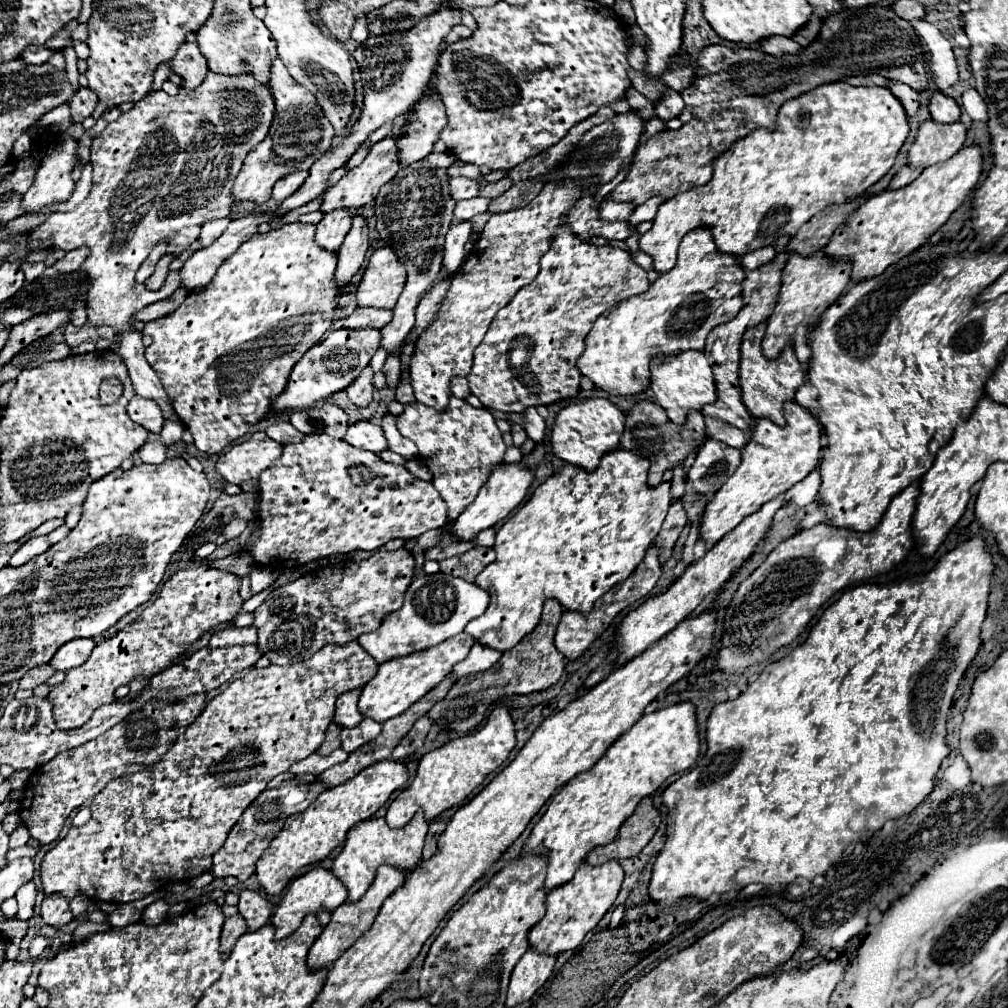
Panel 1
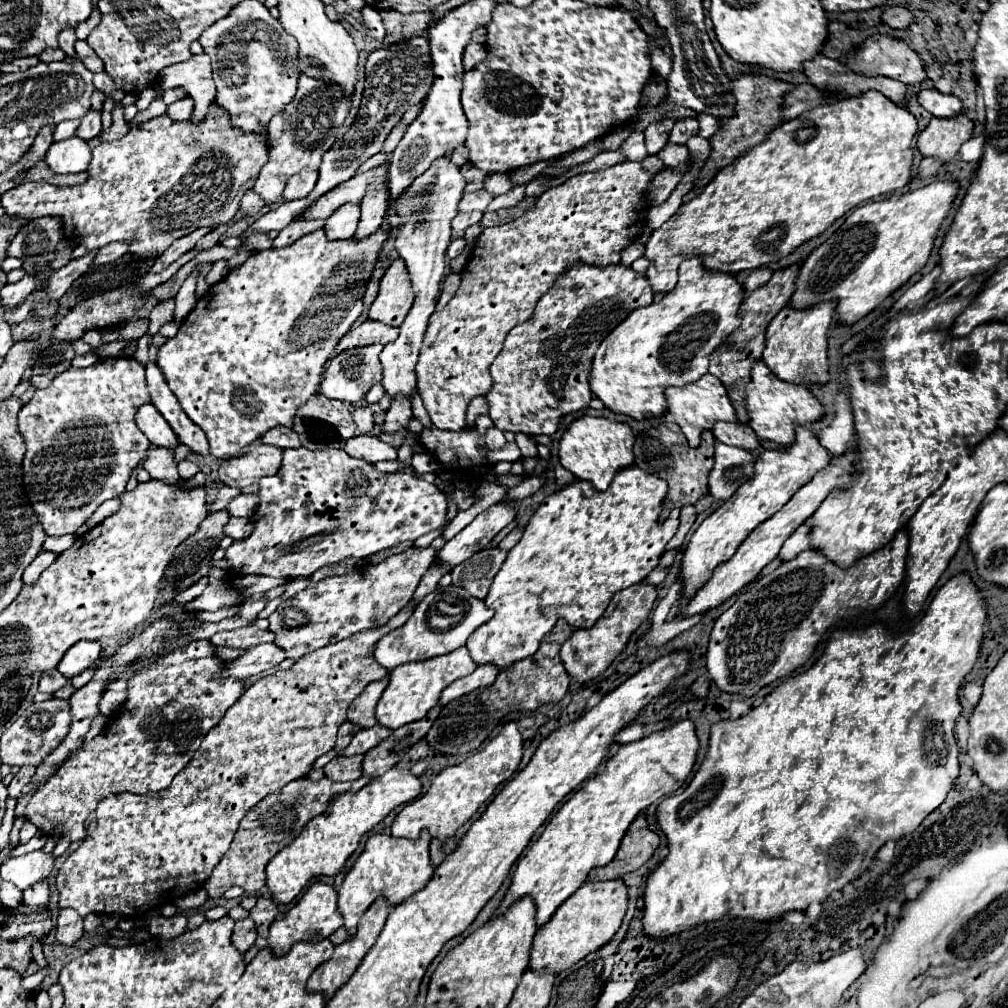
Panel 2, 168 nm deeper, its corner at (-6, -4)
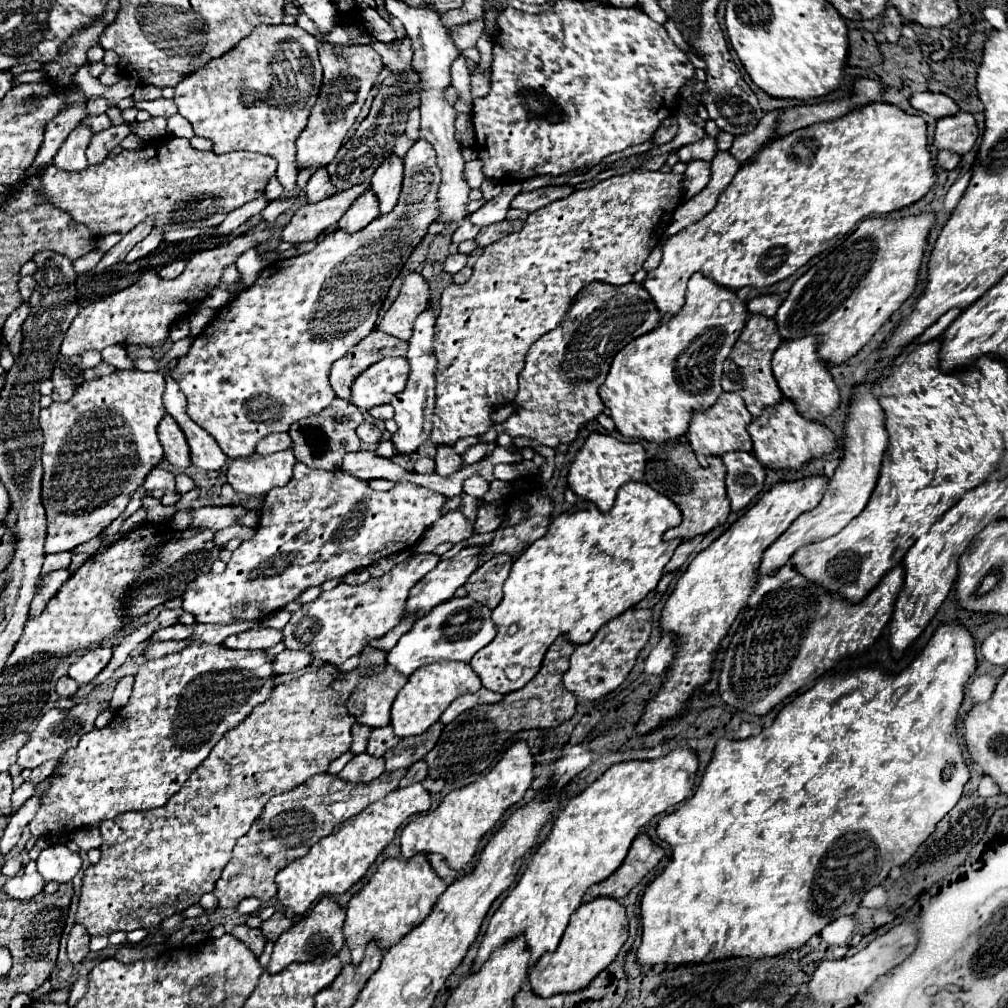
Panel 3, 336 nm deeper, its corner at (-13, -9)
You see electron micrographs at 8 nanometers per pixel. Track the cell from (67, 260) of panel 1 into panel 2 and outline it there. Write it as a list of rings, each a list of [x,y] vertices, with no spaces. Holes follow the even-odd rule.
[[[110,243],[110,245],[104,245],[96,251],[96,257],[92,259],[92,265],[106,265],[106,263],[112,263],[116,261],[118,257],[122,257],[124,253],[128,251],[128,245],[124,243]]]

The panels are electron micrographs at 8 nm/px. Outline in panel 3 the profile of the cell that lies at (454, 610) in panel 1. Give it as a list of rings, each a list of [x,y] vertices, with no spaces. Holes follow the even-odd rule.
[[[469,596],[451,598],[443,602],[443,606],[437,606],[435,612],[427,614],[427,618],[415,622],[413,628],[405,636],[401,636],[397,646],[387,654],[387,664],[405,676],[411,676],[417,668],[439,660],[471,662],[475,652],[487,646],[495,638],[495,634],[497,630],[491,622],[491,610],[487,606],[481,606]]]

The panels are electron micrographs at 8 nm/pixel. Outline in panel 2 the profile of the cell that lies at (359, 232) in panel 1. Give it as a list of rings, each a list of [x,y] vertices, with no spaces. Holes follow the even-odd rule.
[[[388,187],[372,189],[372,193],[366,193],[364,201],[360,203],[362,215],[360,215],[356,235],[354,235],[356,241],[370,237],[382,225],[382,219],[384,219],[386,211],[388,211],[388,197],[390,197]]]

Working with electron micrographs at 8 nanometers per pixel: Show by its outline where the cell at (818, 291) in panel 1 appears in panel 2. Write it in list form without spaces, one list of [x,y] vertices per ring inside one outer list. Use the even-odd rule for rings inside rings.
[[[822,301],[806,309],[796,309],[786,303],[780,313],[770,321],[766,331],[766,349],[762,353],[764,363],[770,371],[788,383],[826,383],[828,361],[826,361],[826,333],[836,315],[836,301]]]

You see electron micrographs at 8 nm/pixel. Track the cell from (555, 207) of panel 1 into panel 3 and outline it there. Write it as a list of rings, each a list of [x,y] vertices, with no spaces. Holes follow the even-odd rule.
[[[635,170],[603,180],[593,188],[577,190],[529,214],[519,232],[507,234],[499,242],[487,246],[473,266],[473,276],[459,290],[451,290],[451,284],[443,290],[435,332],[437,402],[431,432],[431,442],[435,446],[453,446],[459,438],[481,436],[493,426],[489,414],[513,402],[519,390],[517,378],[525,366],[531,344],[563,322],[583,288],[591,282],[623,286],[633,280],[633,274],[641,270],[651,250],[663,238],[673,212],[683,202],[683,186],[679,190],[679,180],[683,182],[683,174]]]

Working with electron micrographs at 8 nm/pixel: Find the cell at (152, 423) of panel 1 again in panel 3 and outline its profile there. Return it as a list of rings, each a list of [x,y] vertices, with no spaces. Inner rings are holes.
[[[167,414],[163,422],[159,424],[159,440],[165,450],[165,458],[177,466],[177,468],[187,468],[191,466],[191,456],[189,456],[189,444],[179,428],[179,424]]]

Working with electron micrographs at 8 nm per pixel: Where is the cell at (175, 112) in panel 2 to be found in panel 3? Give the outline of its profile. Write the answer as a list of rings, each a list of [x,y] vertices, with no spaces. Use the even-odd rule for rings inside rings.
[[[175,114],[175,116],[171,116],[167,120],[167,134],[175,136],[175,138],[187,138],[187,140],[193,138],[191,124],[183,116],[179,116],[179,114]]]

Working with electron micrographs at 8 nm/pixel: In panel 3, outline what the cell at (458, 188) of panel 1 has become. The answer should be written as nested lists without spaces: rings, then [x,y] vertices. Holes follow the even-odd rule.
[[[511,182],[511,184],[505,184],[501,194],[495,196],[493,200],[485,202],[475,214],[467,216],[473,224],[477,226],[491,226],[491,224],[497,224],[501,220],[505,220],[505,214],[511,206],[511,200],[521,192],[521,184],[519,182]]]

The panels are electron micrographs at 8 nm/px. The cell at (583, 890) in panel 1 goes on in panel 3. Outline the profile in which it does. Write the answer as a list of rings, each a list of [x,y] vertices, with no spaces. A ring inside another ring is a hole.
[[[595,898],[591,904],[583,904],[573,916],[555,952],[545,954],[535,968],[529,972],[529,988],[541,998],[555,994],[579,992],[589,986],[589,982],[605,970],[617,956],[619,948],[627,940],[627,916],[621,902],[613,898]]]

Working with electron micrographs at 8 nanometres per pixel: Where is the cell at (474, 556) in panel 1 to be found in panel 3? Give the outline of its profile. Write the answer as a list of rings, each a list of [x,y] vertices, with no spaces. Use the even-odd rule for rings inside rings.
[[[499,554],[497,558],[485,562],[465,582],[469,596],[491,610],[497,608],[499,602],[503,600],[503,582],[507,580],[511,566],[513,558],[507,554]]]

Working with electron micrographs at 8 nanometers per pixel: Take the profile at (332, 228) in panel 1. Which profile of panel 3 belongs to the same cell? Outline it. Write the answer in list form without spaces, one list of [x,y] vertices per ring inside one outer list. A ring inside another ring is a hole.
[[[369,188],[349,206],[349,210],[339,220],[339,228],[345,230],[347,234],[353,234],[353,232],[365,228],[377,216],[379,216],[379,200],[373,194],[373,190]]]

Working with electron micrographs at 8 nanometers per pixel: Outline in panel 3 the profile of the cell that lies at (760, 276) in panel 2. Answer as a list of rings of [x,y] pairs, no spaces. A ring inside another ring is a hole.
[[[757,296],[747,304],[747,310],[749,314],[761,314],[765,318],[773,318],[779,304],[781,304],[779,296]]]

